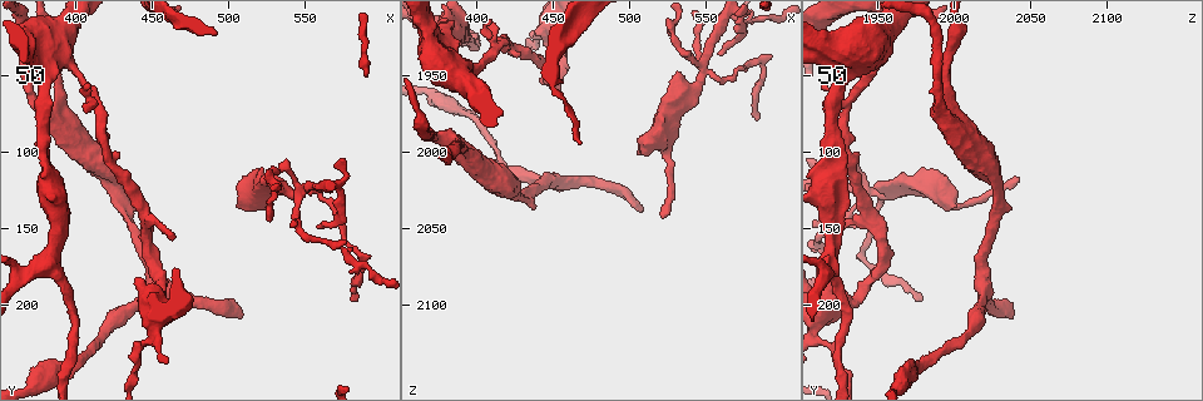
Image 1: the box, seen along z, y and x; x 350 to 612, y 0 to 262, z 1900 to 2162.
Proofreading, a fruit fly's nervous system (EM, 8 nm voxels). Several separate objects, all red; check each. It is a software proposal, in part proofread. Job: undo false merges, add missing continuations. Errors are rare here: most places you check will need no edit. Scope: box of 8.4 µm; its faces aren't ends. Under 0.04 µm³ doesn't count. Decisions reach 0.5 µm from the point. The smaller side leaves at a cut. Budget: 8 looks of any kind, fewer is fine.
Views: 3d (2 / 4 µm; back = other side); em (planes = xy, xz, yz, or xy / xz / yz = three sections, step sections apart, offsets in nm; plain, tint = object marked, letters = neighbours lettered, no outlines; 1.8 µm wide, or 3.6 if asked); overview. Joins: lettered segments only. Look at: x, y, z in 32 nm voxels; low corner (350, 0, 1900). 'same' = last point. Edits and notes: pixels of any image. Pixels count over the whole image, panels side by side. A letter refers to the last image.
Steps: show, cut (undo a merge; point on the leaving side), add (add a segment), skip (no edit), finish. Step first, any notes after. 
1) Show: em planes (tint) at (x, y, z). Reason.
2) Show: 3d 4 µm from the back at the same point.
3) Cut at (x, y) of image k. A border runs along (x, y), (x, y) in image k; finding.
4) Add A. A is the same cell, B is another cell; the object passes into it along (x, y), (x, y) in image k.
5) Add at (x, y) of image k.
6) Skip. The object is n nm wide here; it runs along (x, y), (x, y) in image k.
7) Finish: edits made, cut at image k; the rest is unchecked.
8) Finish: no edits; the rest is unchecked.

Show: 3d 2 µm at (450, 186, 2018). Arms part here.

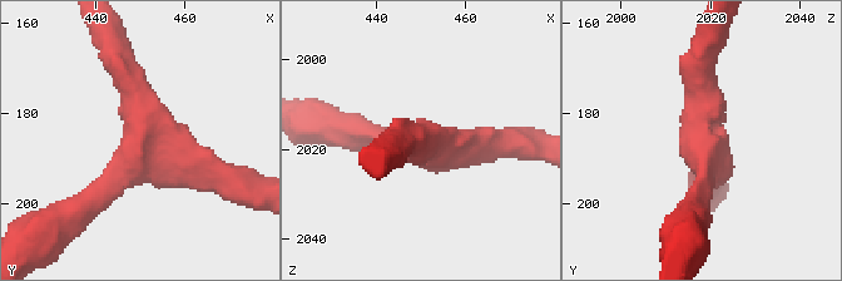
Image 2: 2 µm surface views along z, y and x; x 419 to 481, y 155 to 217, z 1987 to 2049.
Show: em planes (letters) at (449, 185, 2019).

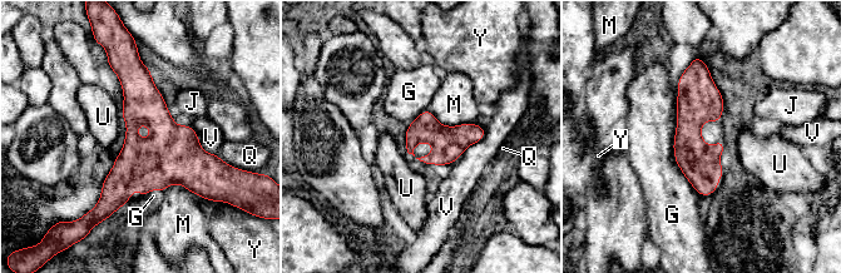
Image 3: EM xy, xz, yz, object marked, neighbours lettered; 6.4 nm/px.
Skip. The object is 190 nm wide here; the longest contact is with G, 650 nm; G, J, M, Q, U, V and Y are other cells; continuous, no second cell.

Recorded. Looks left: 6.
Show: 3d 4 µm at (510, 206, 2038). Free end.

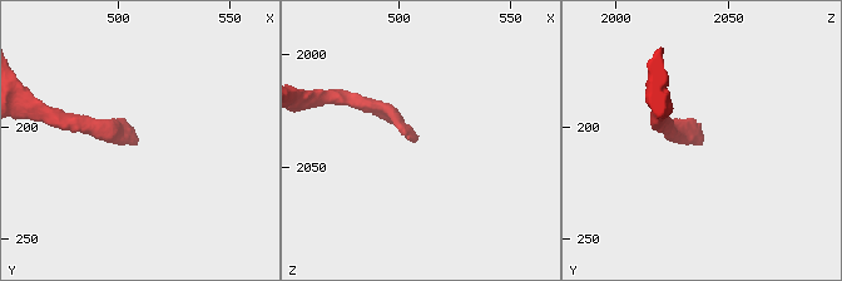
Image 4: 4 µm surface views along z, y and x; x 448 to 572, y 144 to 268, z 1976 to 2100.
Show: em planes (letters) at (509, 206, 2040).

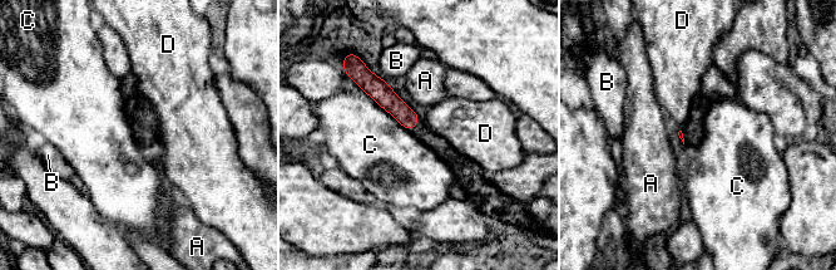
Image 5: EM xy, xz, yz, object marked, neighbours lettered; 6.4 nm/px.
Skip. The longest contact is with C, 340 nm; A, B, C and D are other cells; a border runs along (369, 96), (409, 131) in image 5; no lettered segment goes on from it.

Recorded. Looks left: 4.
Show: em planes (letters) at (580, 194, 1980). End of a long branch.

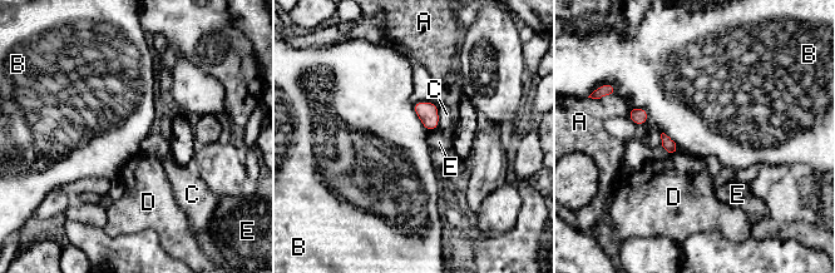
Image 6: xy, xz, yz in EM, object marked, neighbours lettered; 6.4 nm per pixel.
Skip. A, B, C, D and E are other cells; a border runs along (628, 109), (643, 108), (647, 122) in image 6; none of them fits.

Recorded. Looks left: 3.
Finish: no edits; the rest is unchecked.

